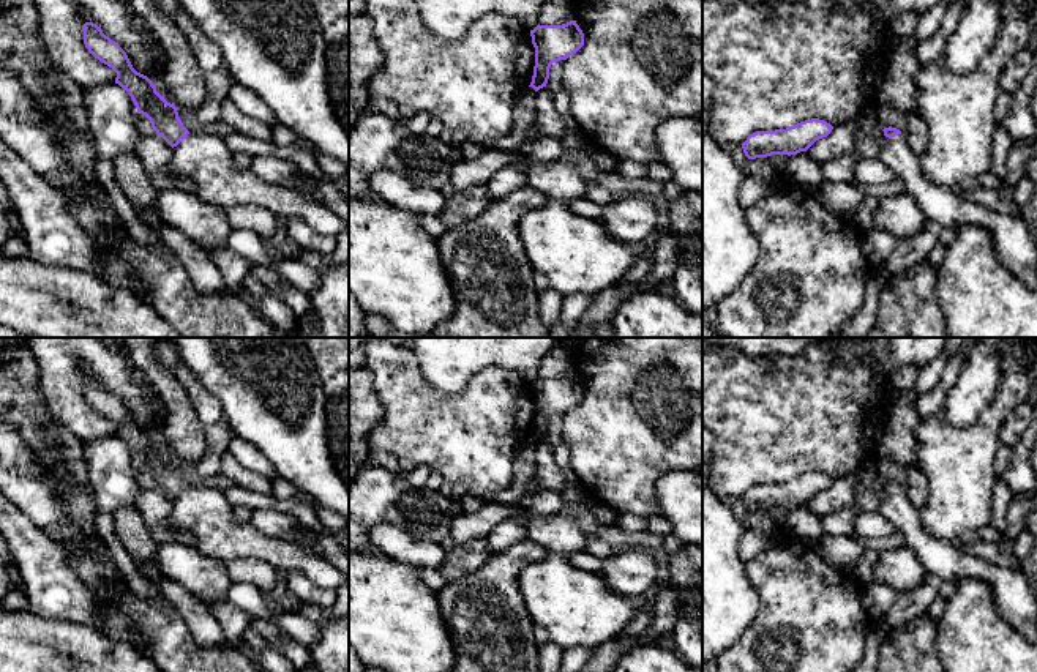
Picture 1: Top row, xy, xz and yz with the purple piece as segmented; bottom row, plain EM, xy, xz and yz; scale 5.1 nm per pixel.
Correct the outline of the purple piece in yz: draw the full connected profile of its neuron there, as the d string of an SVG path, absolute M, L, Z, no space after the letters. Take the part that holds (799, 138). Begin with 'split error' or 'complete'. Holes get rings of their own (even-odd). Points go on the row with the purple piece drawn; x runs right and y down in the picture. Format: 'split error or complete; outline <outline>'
complete; outline M811 118L786 129L756 131L742 144L748 159L772 155L797 155L807 151L816 140L827 137L833 126L824 120Z

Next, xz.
complete; outline M570 21L562 25L538 24L530 30L530 36L535 47L535 66L529 87L538 91L548 84L551 65L567 60L584 46L584 33L576 21Z

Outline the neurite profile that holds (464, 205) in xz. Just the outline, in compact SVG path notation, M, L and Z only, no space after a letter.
M486 185L467 186L466 189L455 191L453 196L447 197L445 210L439 218L448 227L456 227L481 215L488 205L489 192Z

